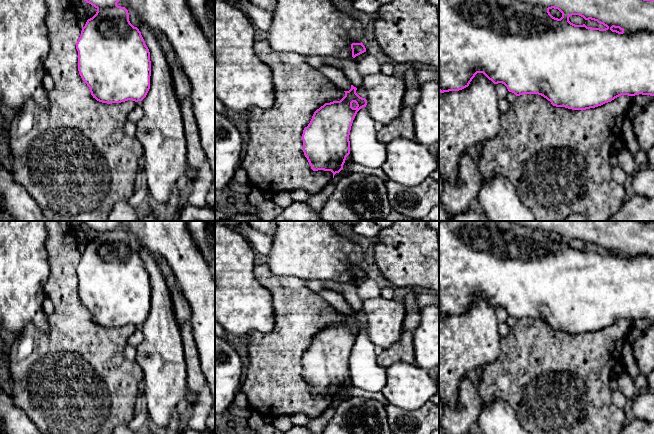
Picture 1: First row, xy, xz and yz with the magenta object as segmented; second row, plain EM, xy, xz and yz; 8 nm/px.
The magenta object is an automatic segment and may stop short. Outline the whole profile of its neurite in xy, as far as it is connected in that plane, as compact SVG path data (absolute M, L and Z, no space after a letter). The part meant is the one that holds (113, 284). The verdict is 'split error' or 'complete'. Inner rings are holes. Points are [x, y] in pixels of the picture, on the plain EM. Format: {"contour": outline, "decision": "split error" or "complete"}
{"contour": "M83 221L84 225L97 233L96 238L87 244L76 267L78 275L78 295L97 325L107 328L128 324L142 325L150 313L151 285L150 276L141 256L129 245L125 231L118 230L120 221Z", "decision": "complete"}

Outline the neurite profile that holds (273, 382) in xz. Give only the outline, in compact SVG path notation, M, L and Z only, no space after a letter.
M266 263L254 266L254 276L273 295L276 323L269 333L252 330L246 337L250 361L240 391L246 394L250 409L263 416L275 418L302 413L308 418L317 418L330 406L333 397L311 393L303 376L303 354L317 333L325 327L340 325L345 316L311 291L304 280L292 276L276 276L270 272Z

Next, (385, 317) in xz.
M371 298L363 301L362 311L367 316L367 334L377 347L389 348L399 341L403 332L406 308L402 301Z

